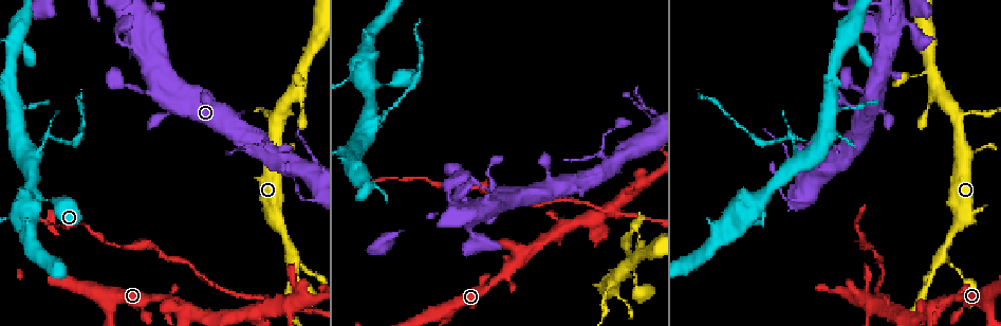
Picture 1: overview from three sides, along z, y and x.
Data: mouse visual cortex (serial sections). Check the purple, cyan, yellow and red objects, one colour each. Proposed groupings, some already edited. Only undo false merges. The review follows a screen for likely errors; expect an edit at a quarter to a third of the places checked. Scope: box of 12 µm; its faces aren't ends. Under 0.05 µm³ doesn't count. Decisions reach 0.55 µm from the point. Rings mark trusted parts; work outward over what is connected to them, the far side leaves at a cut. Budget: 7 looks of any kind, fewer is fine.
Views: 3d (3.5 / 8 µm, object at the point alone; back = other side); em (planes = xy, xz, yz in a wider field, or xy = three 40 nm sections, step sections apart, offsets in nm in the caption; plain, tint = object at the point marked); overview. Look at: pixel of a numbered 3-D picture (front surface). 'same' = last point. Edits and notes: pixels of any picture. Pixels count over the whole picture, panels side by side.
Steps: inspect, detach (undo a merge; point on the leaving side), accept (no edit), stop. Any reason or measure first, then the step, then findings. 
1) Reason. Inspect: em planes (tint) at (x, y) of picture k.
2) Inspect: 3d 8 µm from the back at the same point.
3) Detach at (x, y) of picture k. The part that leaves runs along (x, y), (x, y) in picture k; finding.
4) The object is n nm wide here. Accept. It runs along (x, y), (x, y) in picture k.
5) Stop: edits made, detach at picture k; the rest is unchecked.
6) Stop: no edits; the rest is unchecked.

Inspect: 3d 8 µm at (263, 306) of picture 1.

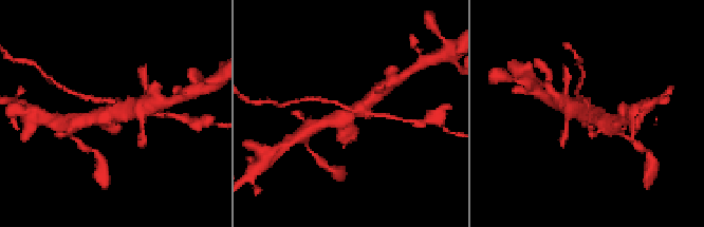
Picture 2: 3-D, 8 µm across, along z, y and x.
Zoom in. Inspect: 3d 3.5 µm at (113, 111) of picture 2.

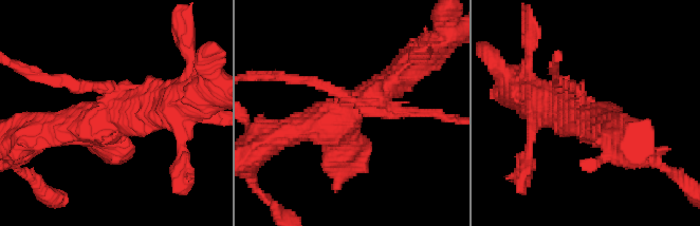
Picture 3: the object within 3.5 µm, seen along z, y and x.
Now the EM. Inspect: em xy step 1 (tint) at (353, 99) of picture 3.

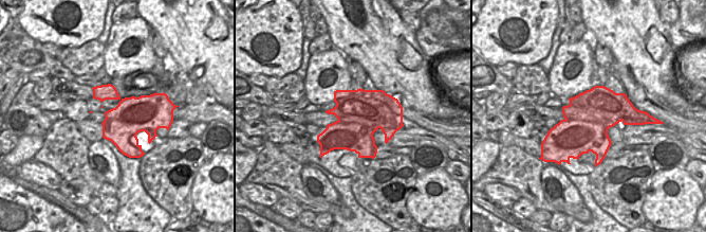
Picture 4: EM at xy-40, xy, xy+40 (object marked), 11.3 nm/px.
The object is 550 nm wide here. Detach at (316, 82) of picture 3. A border runs along (161, 96), (152, 110), (106, 119) in picture 4; a second cell is stuck on.

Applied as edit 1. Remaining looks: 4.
Inspect: overview.

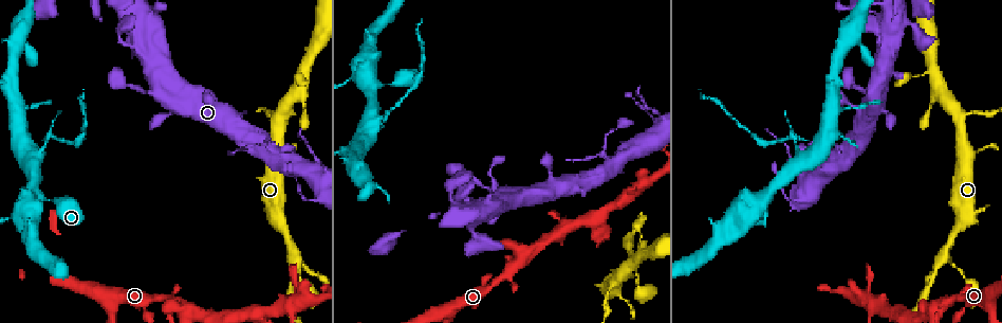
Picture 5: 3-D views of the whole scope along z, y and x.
Sharp bend. Inspect: 3d 3.5 µm at (791, 138) of picture 5.

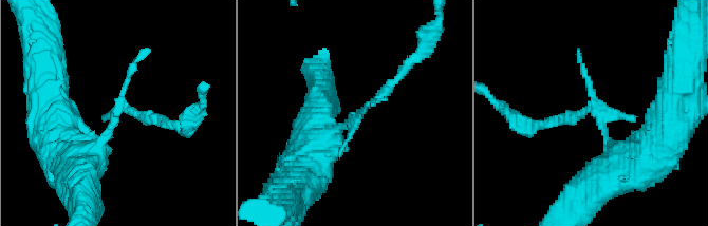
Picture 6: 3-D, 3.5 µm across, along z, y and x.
Inspect: em planes (tint) at (128, 106) of picture 6.

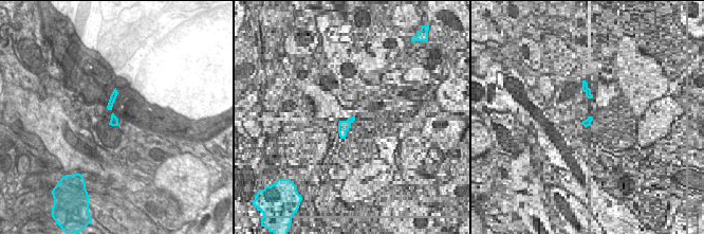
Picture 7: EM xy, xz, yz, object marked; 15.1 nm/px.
Detach at (390, 82) of picture 6. A second cell is stuck on.

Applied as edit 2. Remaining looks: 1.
Stop: edits made, detach at picture 3, detach at picture 6; the rest is unchecked.

